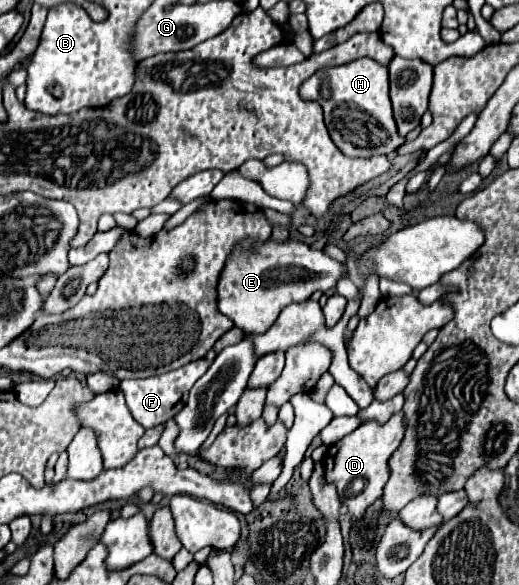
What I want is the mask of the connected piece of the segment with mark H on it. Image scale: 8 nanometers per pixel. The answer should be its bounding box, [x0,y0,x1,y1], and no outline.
[298,59,406,157]

